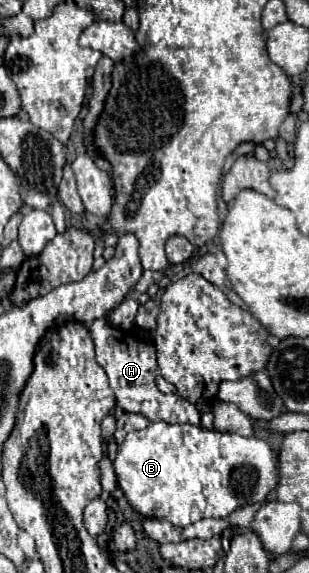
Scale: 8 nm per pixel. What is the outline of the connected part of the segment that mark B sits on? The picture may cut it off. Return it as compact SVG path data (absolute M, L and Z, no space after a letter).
M166 421L128 433L118 445L114 471L134 511L166 519L176 527L188 527L204 517L226 517L244 503L260 503L278 483L278 469L266 441Z

